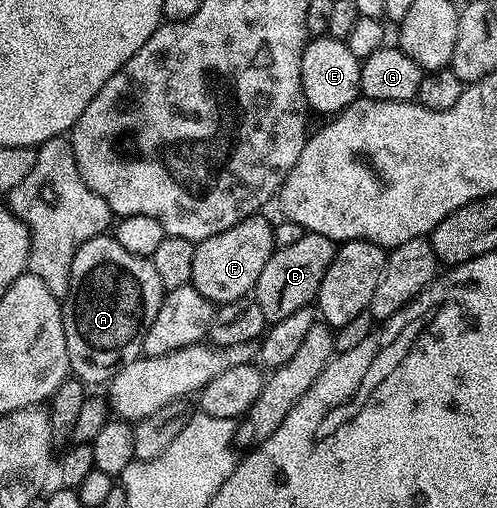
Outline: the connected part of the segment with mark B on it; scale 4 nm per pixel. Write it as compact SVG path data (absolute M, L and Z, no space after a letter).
M305 232L302 240L273 250L270 260L266 260L266 268L262 268L262 276L258 276L254 291L265 323L286 320L286 316L298 312L298 308L315 303L322 276L326 276L326 268L330 268L330 260L334 260L336 247L337 243L331 242L326 236Z

